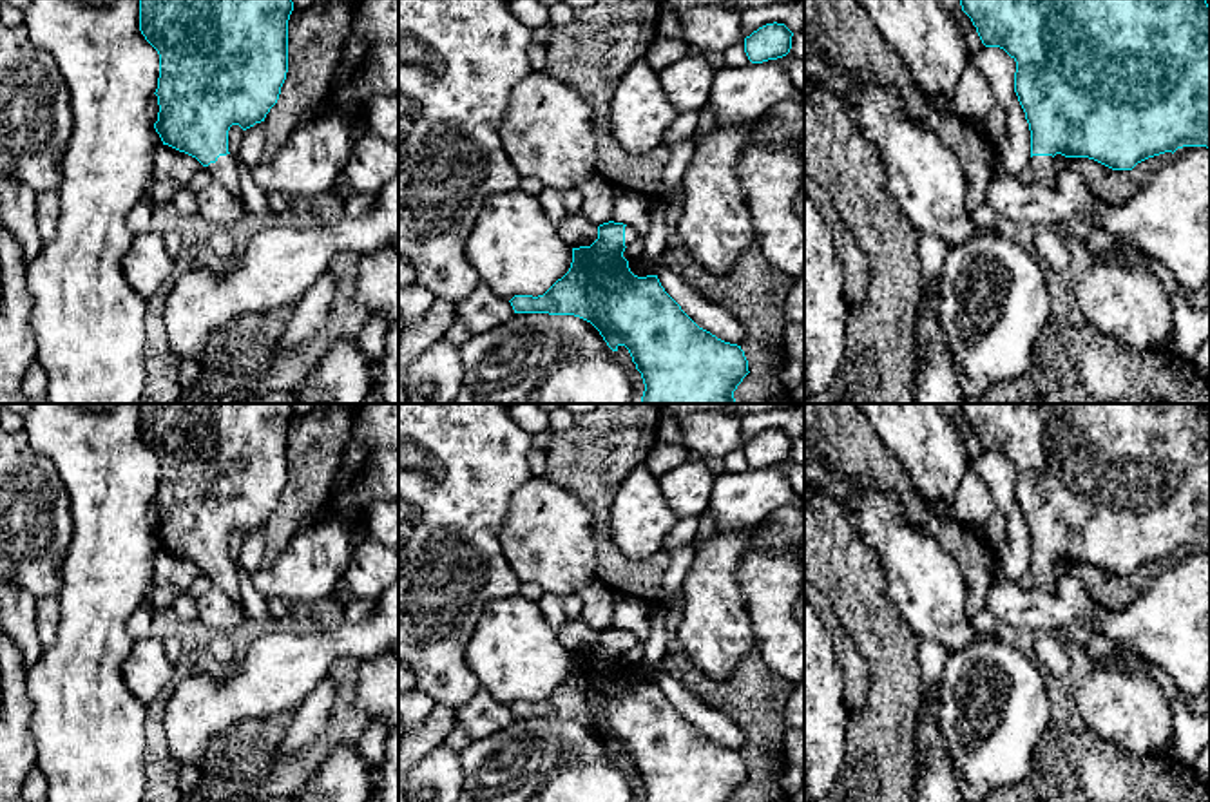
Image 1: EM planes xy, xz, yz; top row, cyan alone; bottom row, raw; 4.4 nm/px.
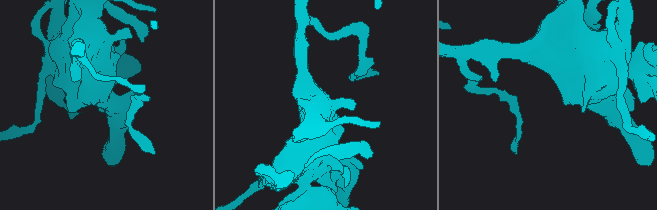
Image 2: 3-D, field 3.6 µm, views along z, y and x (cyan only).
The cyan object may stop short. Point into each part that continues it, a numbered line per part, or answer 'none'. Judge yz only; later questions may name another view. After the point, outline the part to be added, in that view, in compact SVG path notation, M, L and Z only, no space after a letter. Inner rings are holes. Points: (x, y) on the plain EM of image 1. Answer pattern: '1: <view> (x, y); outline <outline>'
1: yz (1044, 576); outline M1032 561L1031 574L1034 578L1036 587L1051 594L1056 592L1058 578L1054 576L1052 561Z

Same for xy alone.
1: xy (225, 576); outline M232 559L219 561L216 568L205 574L210 578L212 587L223 590L234 603L241 605L237 563Z

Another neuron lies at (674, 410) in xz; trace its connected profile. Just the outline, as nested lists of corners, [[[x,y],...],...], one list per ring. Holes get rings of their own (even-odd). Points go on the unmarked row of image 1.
[[[659,404],[663,415],[681,416],[696,411],[732,413],[730,404]]]

